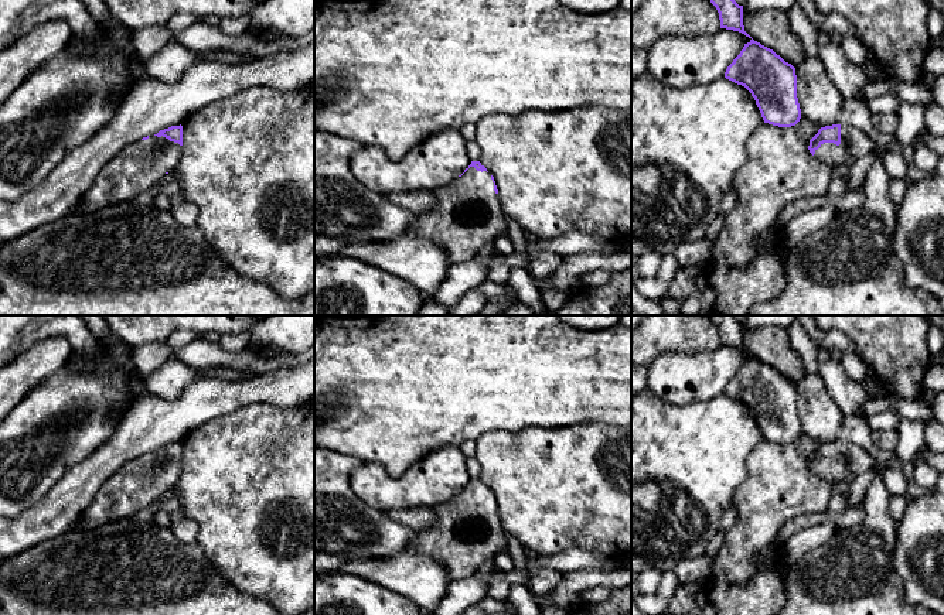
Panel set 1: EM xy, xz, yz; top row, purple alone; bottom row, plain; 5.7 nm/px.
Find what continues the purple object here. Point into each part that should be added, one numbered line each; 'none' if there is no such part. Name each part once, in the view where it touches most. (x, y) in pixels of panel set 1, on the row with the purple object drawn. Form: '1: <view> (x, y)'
1: yz (855, 143)

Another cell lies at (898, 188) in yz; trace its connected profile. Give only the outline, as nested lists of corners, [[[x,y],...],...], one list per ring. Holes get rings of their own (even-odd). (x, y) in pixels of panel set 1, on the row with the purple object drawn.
[[[890,178],[889,197],[894,206],[899,206],[906,195],[909,188],[907,180],[903,178]]]

